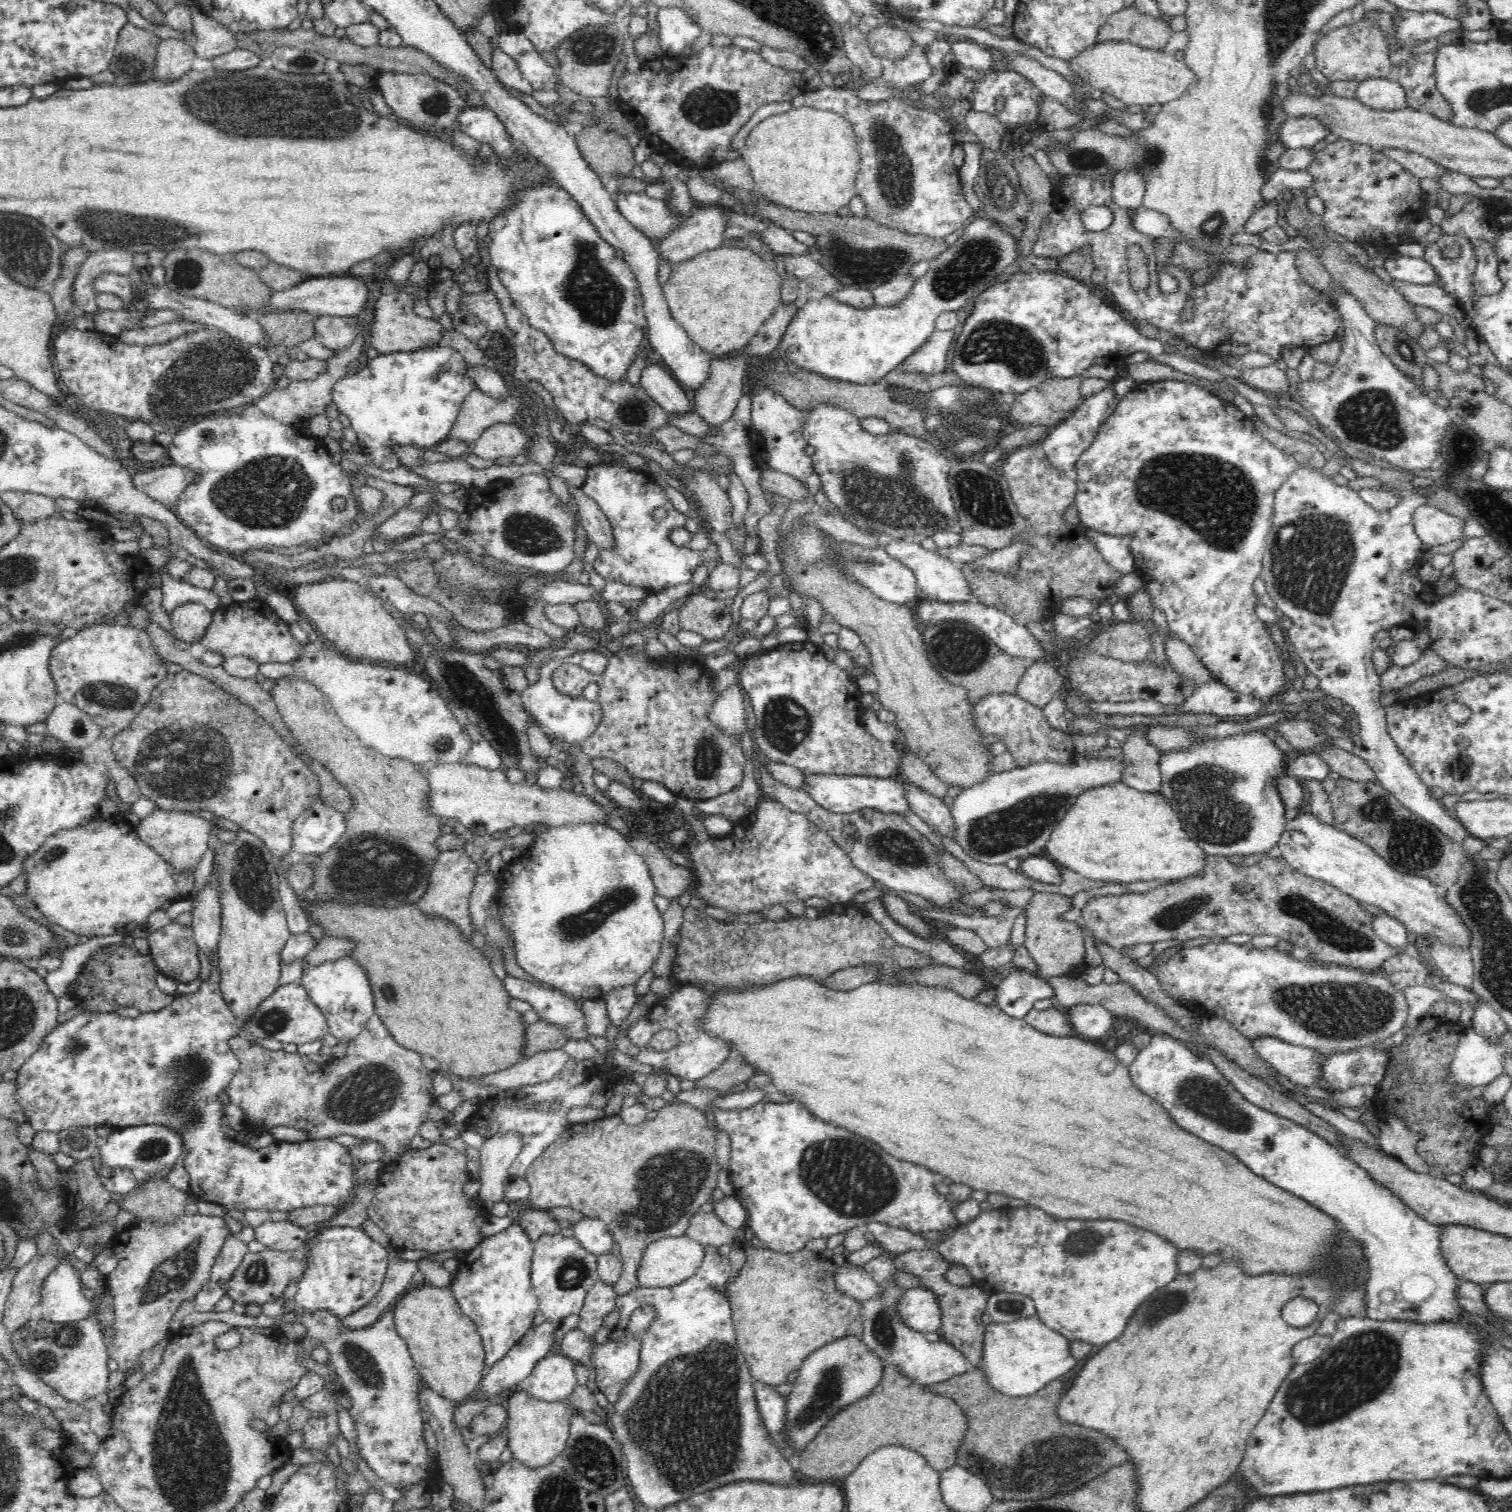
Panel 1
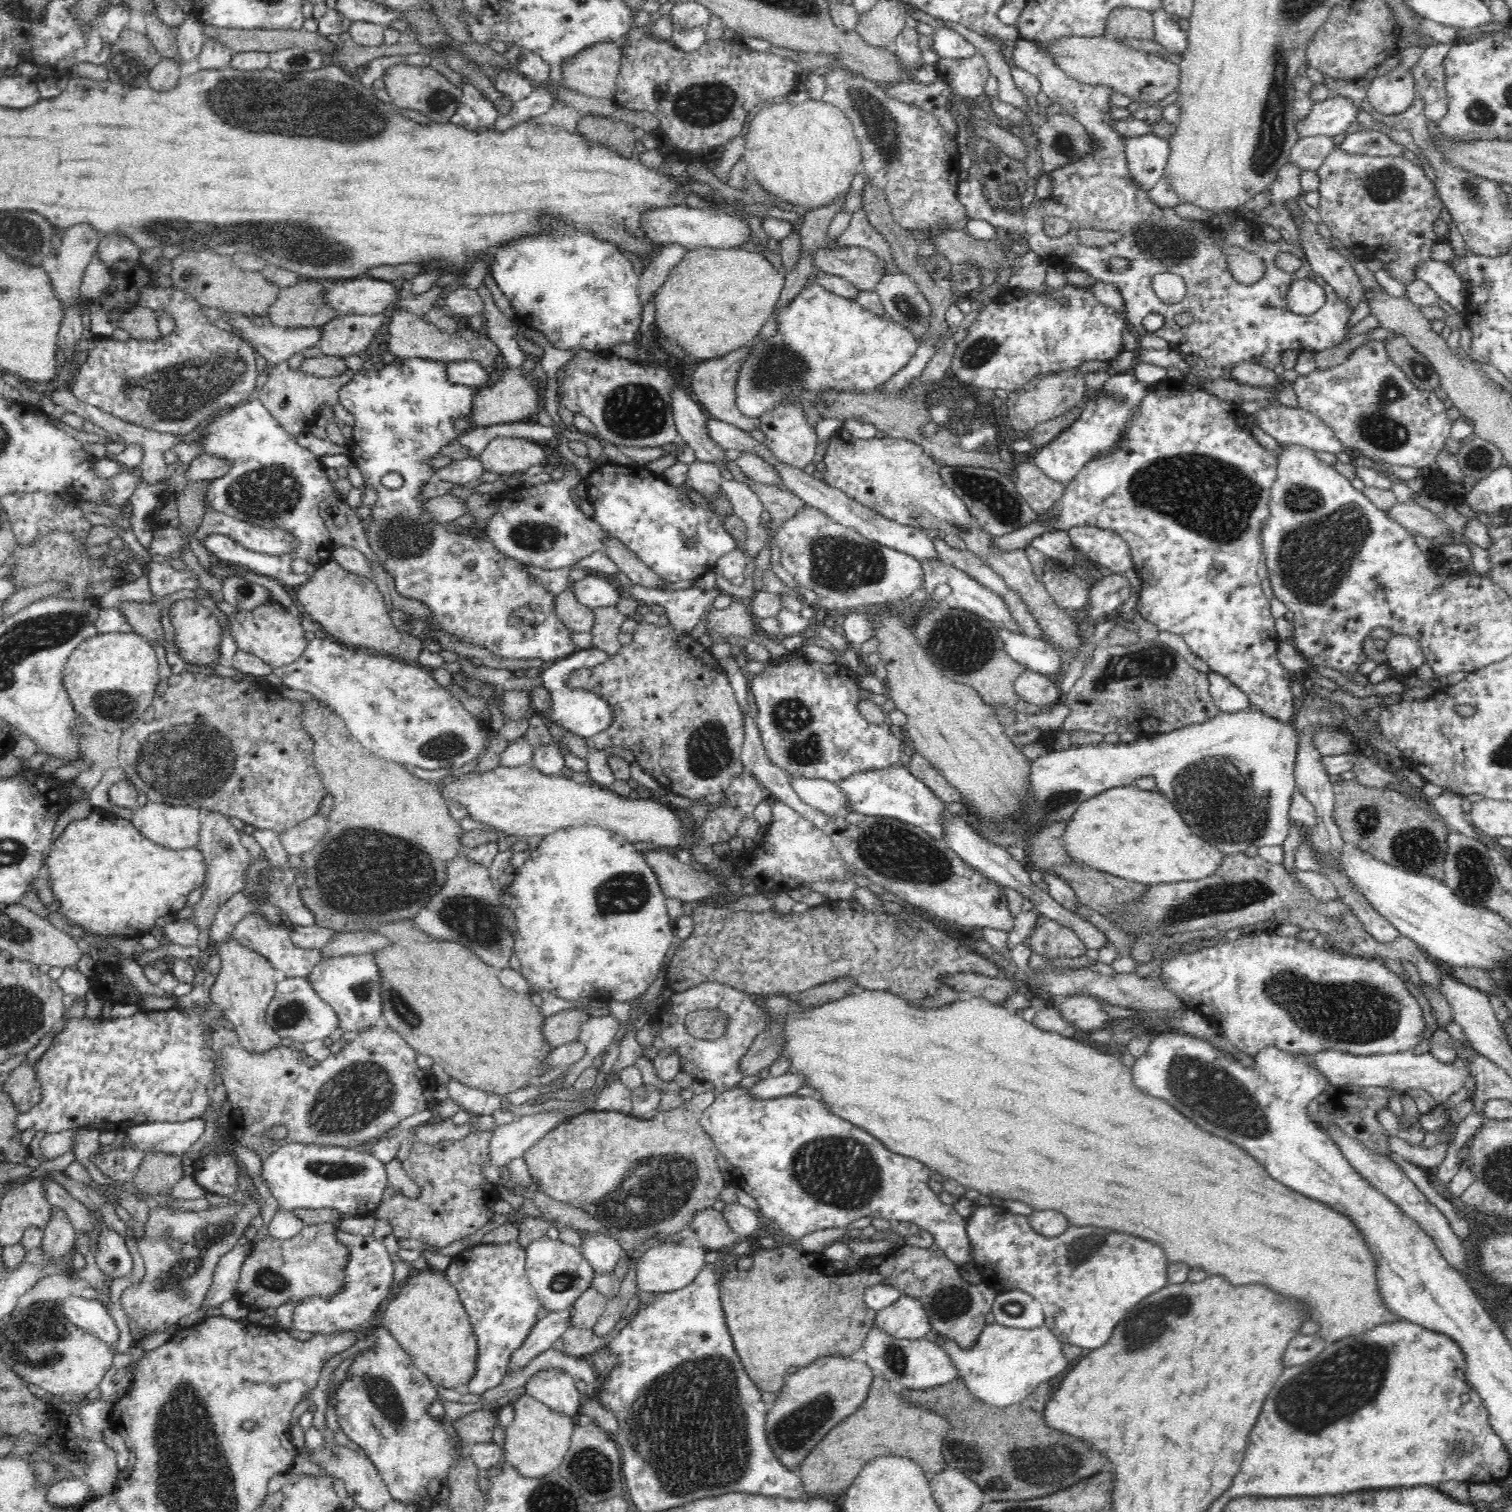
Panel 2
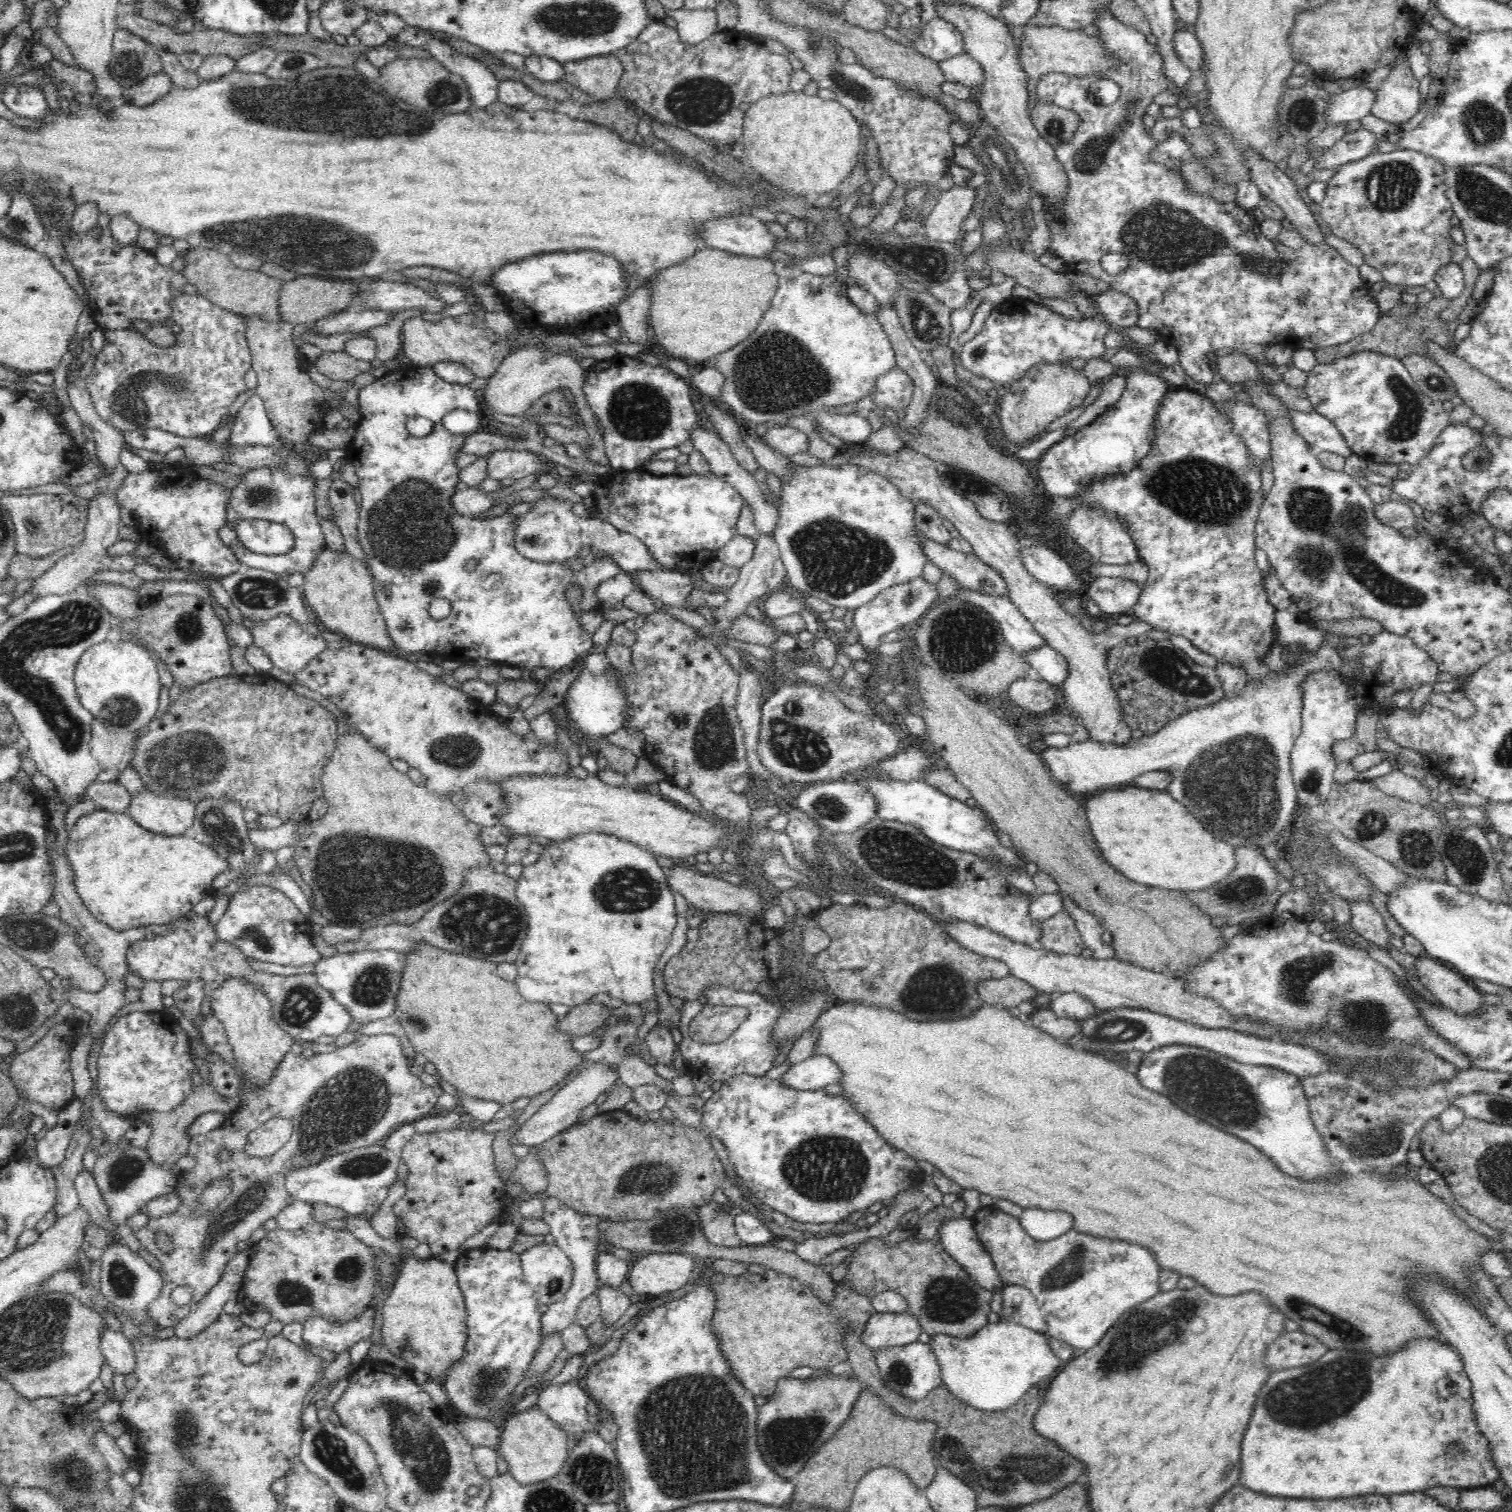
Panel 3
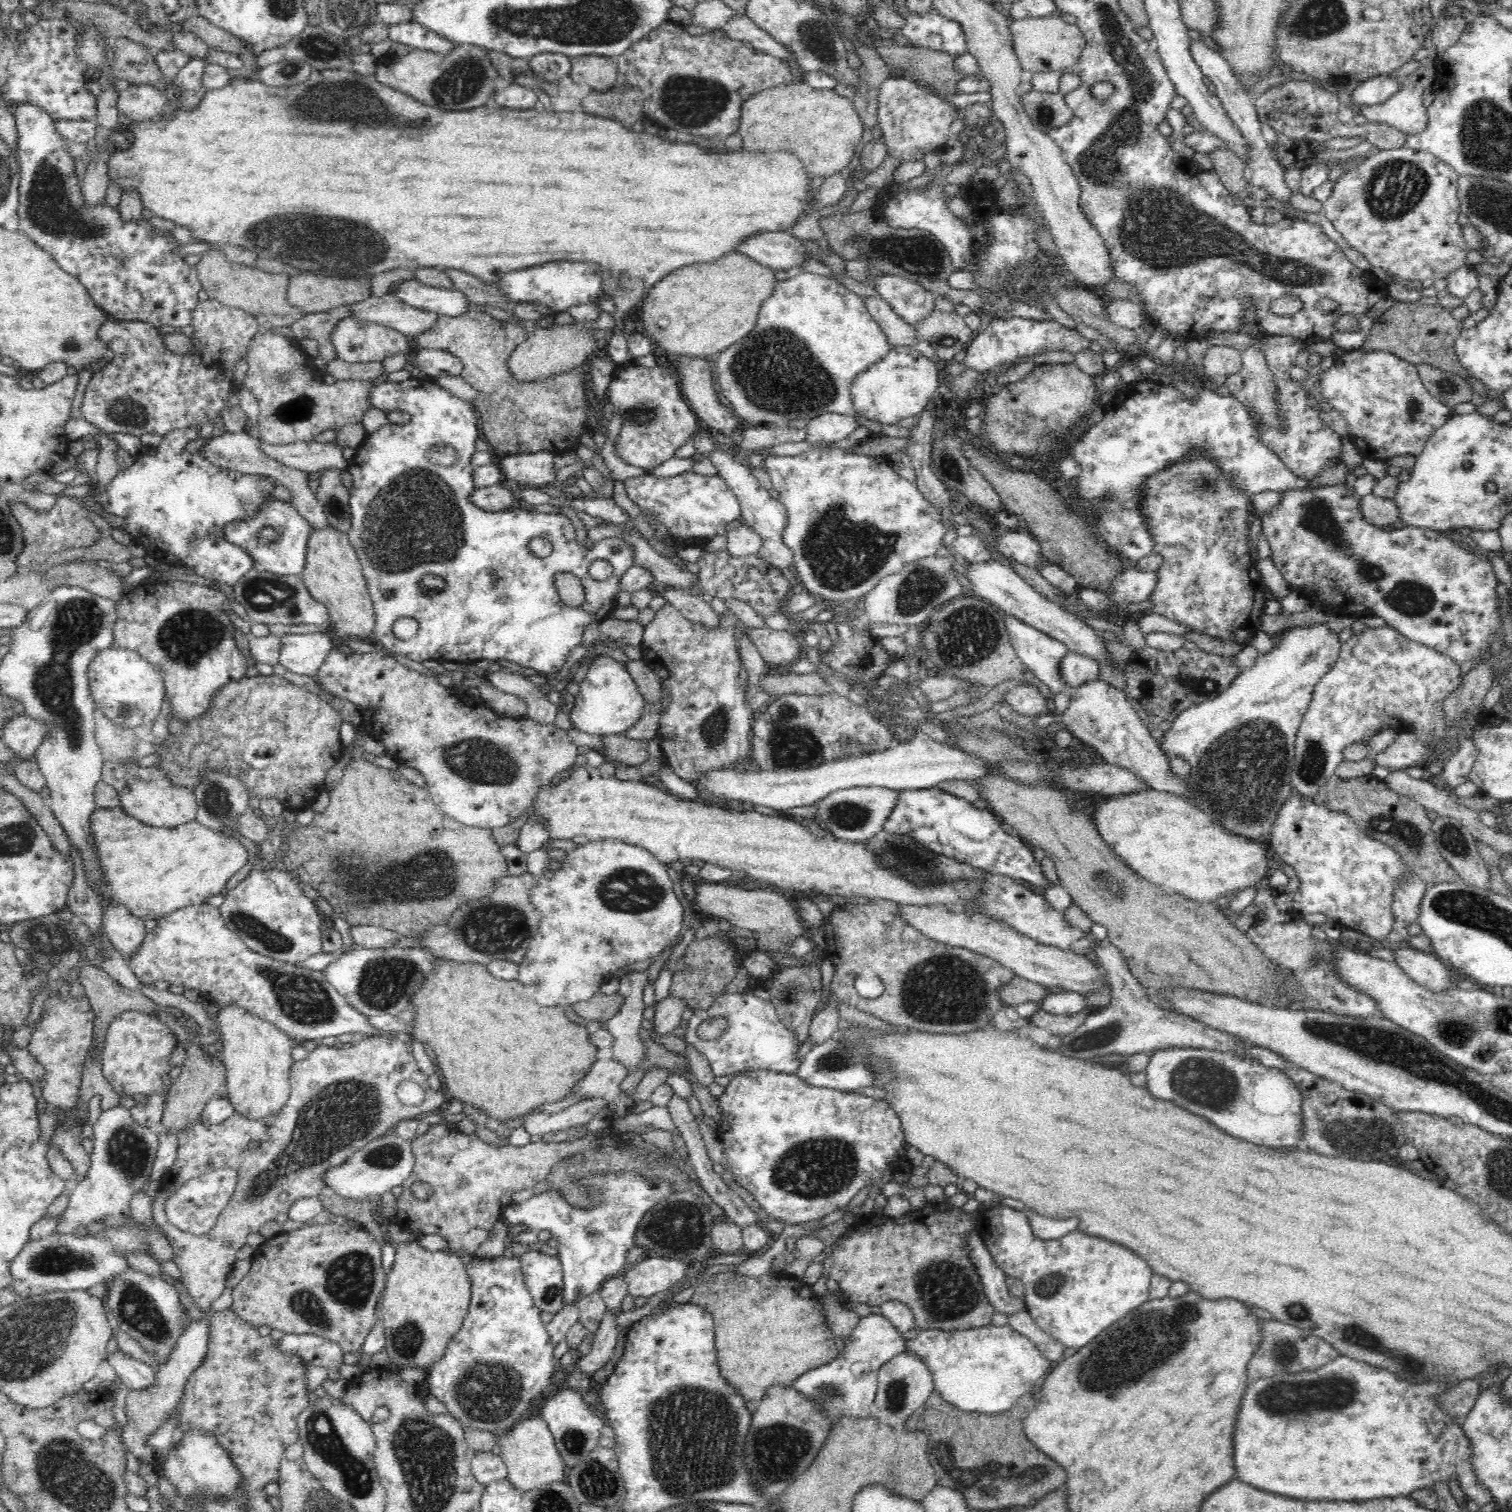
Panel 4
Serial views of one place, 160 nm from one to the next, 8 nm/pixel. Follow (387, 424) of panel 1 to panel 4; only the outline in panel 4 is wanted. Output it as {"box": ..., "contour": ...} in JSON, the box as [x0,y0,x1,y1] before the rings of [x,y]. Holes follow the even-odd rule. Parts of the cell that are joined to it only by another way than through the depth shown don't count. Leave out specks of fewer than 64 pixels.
{"box":[346,378,637,677],"contour":[[[413,378],[400,381],[399,383],[387,382],[381,380],[374,390],[372,390],[372,403],[376,408],[383,410],[385,413],[393,411],[394,409],[402,409],[410,413],[410,422],[398,426],[397,424],[390,424],[389,422],[382,425],[378,430],[367,433],[362,444],[356,449],[353,458],[348,461],[346,470],[352,476],[352,488],[349,488],[349,507],[351,512],[351,525],[347,530],[349,534],[352,547],[355,549],[357,556],[359,557],[361,568],[363,571],[366,585],[371,595],[373,603],[374,615],[376,616],[376,622],[374,624],[374,632],[371,640],[371,645],[377,645],[381,647],[385,653],[393,655],[406,656],[416,662],[424,662],[424,660],[432,659],[437,661],[452,660],[454,662],[467,662],[477,661],[482,659],[488,660],[512,660],[520,666],[526,666],[526,668],[533,668],[538,674],[543,674],[547,677],[553,677],[564,666],[568,653],[576,646],[581,644],[583,634],[586,628],[591,623],[600,623],[607,619],[614,612],[614,608],[617,605],[617,598],[620,592],[623,592],[623,579],[626,572],[629,572],[630,568],[637,565],[637,550],[634,545],[626,543],[622,537],[610,537],[604,540],[597,540],[593,543],[592,550],[588,550],[587,545],[578,542],[576,538],[576,528],[574,524],[568,519],[566,515],[553,514],[553,513],[540,513],[535,511],[527,511],[526,509],[518,508],[512,509],[512,514],[498,514],[498,511],[492,511],[482,508],[478,503],[472,501],[472,494],[476,492],[476,483],[474,483],[474,470],[472,465],[472,456],[476,452],[476,438],[481,436],[481,431],[478,428],[478,414],[475,410],[475,406],[471,401],[462,400],[452,396],[450,392],[442,390],[439,386],[436,386],[431,379],[425,378]],[[437,444],[448,444],[456,450],[456,462],[450,466],[443,466],[434,464],[428,457],[428,452],[431,448]],[[533,538],[545,538],[548,542],[552,543],[552,552],[550,556],[546,558],[537,558],[529,550],[529,542]],[[596,561],[608,561],[614,573],[610,578],[606,580],[594,580],[589,574],[590,566]],[[556,572],[568,572],[576,576],[580,583],[584,586],[585,600],[582,606],[568,607],[564,605],[564,602],[560,599],[557,587],[555,586]],[[427,574],[433,574],[438,576],[446,584],[442,592],[437,596],[430,597],[422,594],[422,580]],[[404,616],[410,616],[410,618],[416,618],[418,627],[421,632],[416,632],[414,638],[410,640],[400,640],[394,636],[392,632],[392,626],[398,618],[404,618]]]}

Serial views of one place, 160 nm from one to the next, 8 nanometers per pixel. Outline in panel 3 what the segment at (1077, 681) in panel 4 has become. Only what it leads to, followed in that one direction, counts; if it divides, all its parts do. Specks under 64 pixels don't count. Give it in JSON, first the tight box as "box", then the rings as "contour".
{"box":[1025,646,1068,684],"contour":[[[1044,646],[1030,652],[1025,658],[1030,663],[1033,674],[1050,684],[1062,684],[1068,678],[1068,661],[1054,647]]]}

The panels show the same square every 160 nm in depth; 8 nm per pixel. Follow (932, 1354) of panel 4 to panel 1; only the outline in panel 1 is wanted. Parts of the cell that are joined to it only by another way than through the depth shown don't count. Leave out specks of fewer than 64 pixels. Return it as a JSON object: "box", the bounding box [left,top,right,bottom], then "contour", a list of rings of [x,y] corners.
{"box":[977,1316,1077,1398],"contour":[[[1038,1316],[1022,1318],[1010,1324],[986,1326],[981,1361],[977,1364],[991,1390],[1009,1398],[1030,1396],[1072,1370],[1077,1360],[1071,1357],[1069,1340],[1046,1326]]]}

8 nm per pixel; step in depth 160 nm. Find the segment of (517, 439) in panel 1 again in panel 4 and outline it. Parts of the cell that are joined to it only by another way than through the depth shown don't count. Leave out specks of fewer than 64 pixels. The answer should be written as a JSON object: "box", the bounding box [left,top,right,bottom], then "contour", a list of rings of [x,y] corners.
{"box":[500,450,557,488],"contour":[[[547,450],[536,453],[506,455],[500,460],[502,473],[510,483],[542,488],[557,482],[554,456]]]}

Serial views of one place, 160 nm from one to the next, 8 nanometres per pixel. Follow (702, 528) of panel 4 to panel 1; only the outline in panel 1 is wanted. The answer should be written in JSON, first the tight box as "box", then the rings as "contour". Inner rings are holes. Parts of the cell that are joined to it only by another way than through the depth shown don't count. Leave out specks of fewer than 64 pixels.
{"box":[582,465,719,594],"contour":[[[589,465],[586,469],[587,476],[582,489],[596,501],[600,510],[608,517],[616,539],[617,548],[614,551],[600,551],[592,565],[604,580],[646,588],[651,594],[667,587],[691,582],[694,570],[700,564],[714,558],[719,559],[711,541],[710,548],[705,553],[688,547],[679,548],[674,544],[670,539],[670,532],[674,528],[691,526],[691,523],[682,512],[674,508],[666,493],[649,474],[628,469],[626,465]],[[662,506],[666,508],[666,518],[656,520],[654,512]]]}

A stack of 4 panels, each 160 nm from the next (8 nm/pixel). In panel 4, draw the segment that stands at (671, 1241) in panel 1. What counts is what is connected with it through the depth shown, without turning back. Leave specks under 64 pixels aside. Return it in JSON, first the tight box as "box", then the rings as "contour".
{"box":[624,1257,687,1297],"contour":[[[648,1257],[635,1263],[624,1271],[627,1291],[630,1296],[651,1297],[658,1292],[680,1285],[685,1277],[687,1266],[684,1261],[664,1258]]]}

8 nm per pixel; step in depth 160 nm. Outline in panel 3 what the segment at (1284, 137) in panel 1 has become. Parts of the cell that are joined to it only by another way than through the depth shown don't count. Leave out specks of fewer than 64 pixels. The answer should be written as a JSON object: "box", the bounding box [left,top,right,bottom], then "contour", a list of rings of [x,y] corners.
{"box":[1327,86,1378,123],"contour":[[[1358,86],[1346,92],[1334,95],[1327,111],[1327,120],[1350,123],[1360,121],[1371,114],[1372,108],[1378,99],[1378,92],[1374,88]]]}

